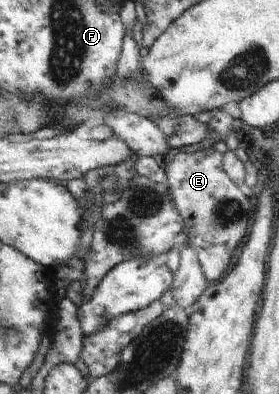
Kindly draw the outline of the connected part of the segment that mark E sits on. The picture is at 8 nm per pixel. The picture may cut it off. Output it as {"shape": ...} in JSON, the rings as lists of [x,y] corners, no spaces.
{"shape":[[[212,148],[195,153],[176,151],[164,167],[174,207],[186,223],[184,233],[188,233],[190,245],[194,247],[204,276],[211,284],[221,282],[222,275],[226,273],[230,255],[222,255],[222,249],[234,251],[234,247],[242,241],[250,213],[248,199],[224,171],[222,155]]]}

